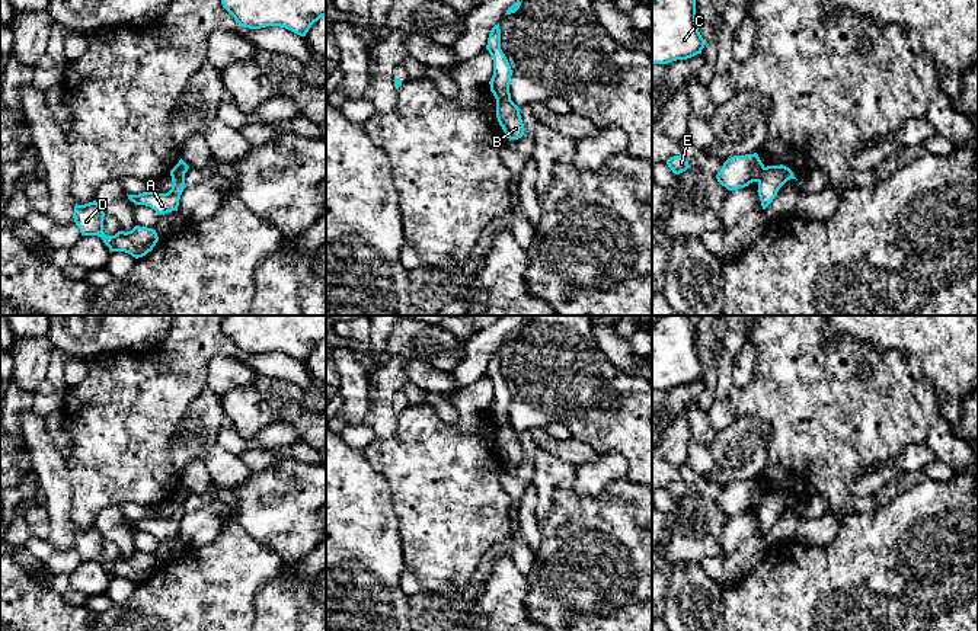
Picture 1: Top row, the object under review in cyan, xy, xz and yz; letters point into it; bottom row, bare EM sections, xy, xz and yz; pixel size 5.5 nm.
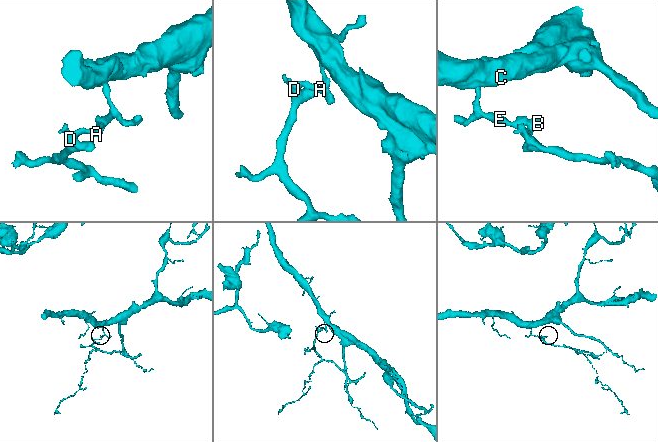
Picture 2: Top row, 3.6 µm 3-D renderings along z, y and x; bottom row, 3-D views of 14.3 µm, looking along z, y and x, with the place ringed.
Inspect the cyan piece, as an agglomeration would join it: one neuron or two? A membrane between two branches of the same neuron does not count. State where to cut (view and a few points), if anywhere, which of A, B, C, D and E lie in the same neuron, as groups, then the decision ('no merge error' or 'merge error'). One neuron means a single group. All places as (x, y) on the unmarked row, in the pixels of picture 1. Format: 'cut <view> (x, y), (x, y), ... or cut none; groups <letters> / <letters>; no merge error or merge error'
cut yz (764, 493), (756, 506); groups A B D / C E; merge error

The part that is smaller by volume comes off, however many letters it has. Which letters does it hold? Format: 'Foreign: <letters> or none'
Foreign: A, B, D

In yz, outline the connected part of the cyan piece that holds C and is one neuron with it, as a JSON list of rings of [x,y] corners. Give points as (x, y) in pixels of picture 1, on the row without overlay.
[[[658,316],[652,323],[652,390],[668,390],[701,379],[704,374],[696,346],[694,316]]]

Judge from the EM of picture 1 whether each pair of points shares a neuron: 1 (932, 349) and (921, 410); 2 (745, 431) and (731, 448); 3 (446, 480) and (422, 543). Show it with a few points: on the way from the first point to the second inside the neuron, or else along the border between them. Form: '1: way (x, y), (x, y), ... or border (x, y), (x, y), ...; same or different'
1: border (905, 352), (917, 358), (920, 372), (936, 391); different
2: way (744, 435), (735, 444); same
3: way (446, 496), (446, 519), (438, 527); same

